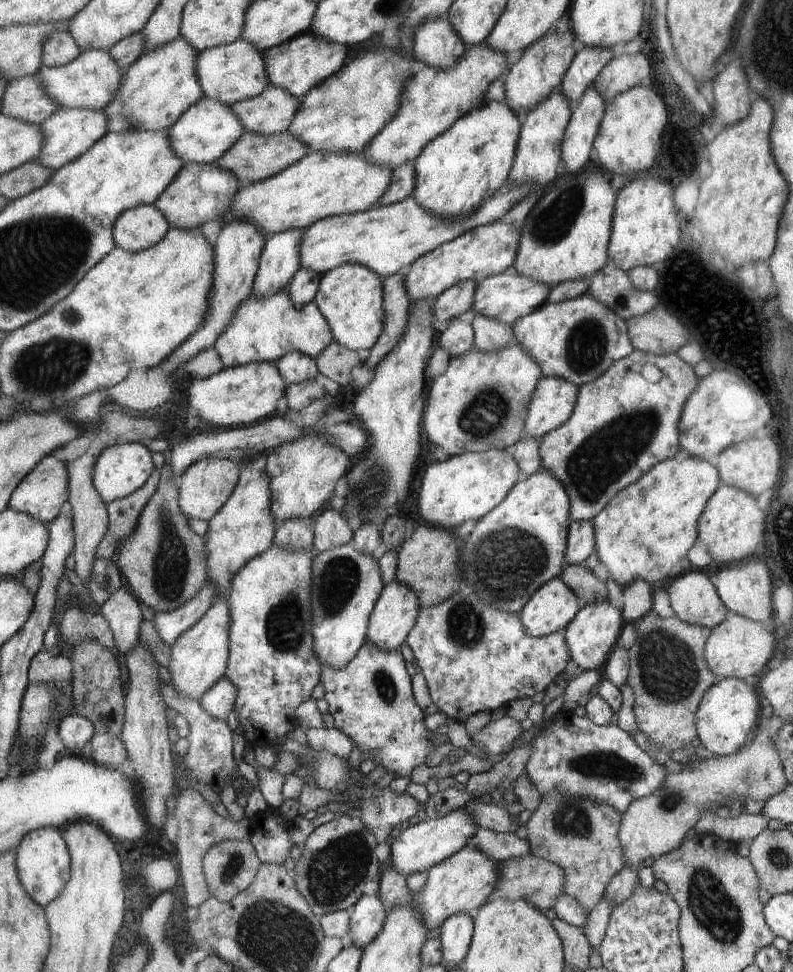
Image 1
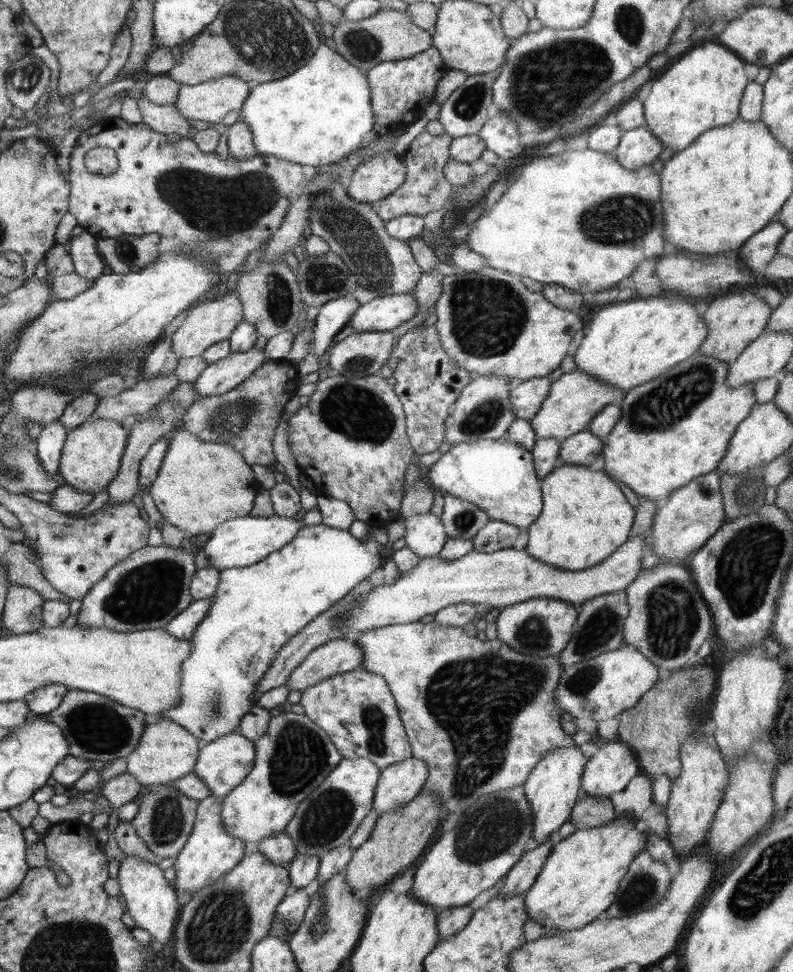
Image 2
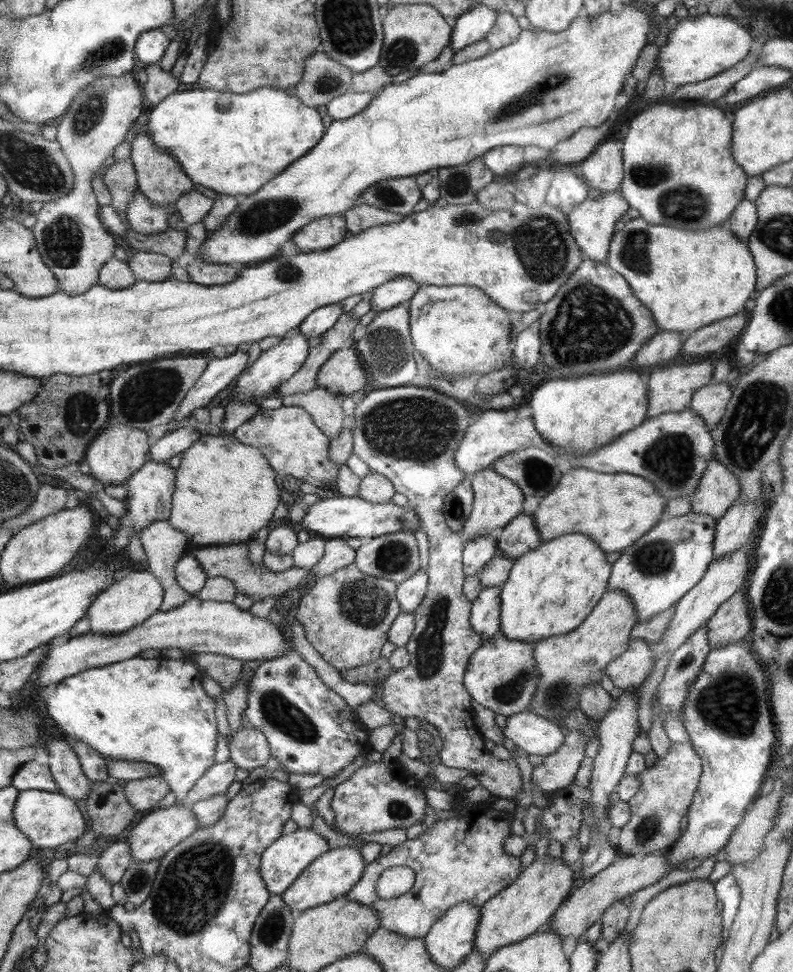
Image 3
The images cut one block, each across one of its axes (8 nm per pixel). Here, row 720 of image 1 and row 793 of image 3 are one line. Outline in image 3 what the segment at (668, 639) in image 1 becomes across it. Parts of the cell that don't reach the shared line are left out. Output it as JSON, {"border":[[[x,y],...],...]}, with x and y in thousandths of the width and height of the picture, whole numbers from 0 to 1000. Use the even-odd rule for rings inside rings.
{"border":[[[846,763],[837,780],[830,780],[822,790],[807,797],[807,813],[794,821],[794,844],[778,854],[778,873],[783,881],[831,877],[850,868],[860,856],[860,842],[880,813],[885,797],[885,780],[870,764]]]}

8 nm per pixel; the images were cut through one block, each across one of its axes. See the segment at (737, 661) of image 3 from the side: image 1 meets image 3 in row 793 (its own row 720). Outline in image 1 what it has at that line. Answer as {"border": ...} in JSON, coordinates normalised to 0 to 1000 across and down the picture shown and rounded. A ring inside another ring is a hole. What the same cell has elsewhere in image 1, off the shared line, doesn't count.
{"border":[[[912,698],[900,706],[890,710],[885,717],[880,730],[878,733],[878,755],[885,766],[895,772],[903,779],[921,778],[928,776],[936,767],[939,767],[946,761],[948,754],[956,747],[958,741],[958,723],[957,717],[953,716],[952,703],[945,700],[933,700],[929,698]]]}

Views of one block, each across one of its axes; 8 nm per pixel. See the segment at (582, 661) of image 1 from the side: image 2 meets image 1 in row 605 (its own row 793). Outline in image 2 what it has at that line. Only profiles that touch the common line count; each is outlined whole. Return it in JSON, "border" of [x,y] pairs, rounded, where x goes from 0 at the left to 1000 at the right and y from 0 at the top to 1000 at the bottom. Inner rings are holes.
{"border":[[[784,761],[757,765],[752,776],[741,781],[733,800],[733,815],[770,820],[787,813],[797,799],[808,795],[799,772]]]}

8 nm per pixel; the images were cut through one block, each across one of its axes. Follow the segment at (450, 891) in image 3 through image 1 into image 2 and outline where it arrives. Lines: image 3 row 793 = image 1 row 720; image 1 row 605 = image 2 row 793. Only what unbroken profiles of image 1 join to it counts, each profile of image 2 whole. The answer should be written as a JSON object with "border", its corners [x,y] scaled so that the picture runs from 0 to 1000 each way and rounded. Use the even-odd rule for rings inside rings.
{"border":[[[528,639],[512,642],[494,642],[482,647],[458,651],[449,659],[453,660],[453,665],[458,666],[459,671],[459,680],[455,686],[482,694],[484,700],[487,700],[488,706],[501,724],[507,745],[518,765],[518,776],[522,780],[530,780],[540,786],[540,800],[537,800],[531,815],[545,814],[545,816],[552,816],[562,836],[571,836],[576,833],[583,835],[598,827],[600,822],[608,821],[608,818],[660,808],[666,797],[668,797],[668,793],[673,791],[673,788],[689,774],[699,771],[699,769],[726,766],[721,758],[709,751],[707,735],[710,730],[706,730],[706,727],[704,728],[704,724],[700,722],[700,711],[706,703],[706,695],[709,695],[709,691],[712,689],[712,685],[707,683],[707,675],[705,673],[699,673],[690,677],[675,677],[673,675],[657,673],[647,669],[628,657],[603,658],[598,654],[590,654],[581,645],[556,644],[555,641],[547,639],[538,642],[530,641]]]}

